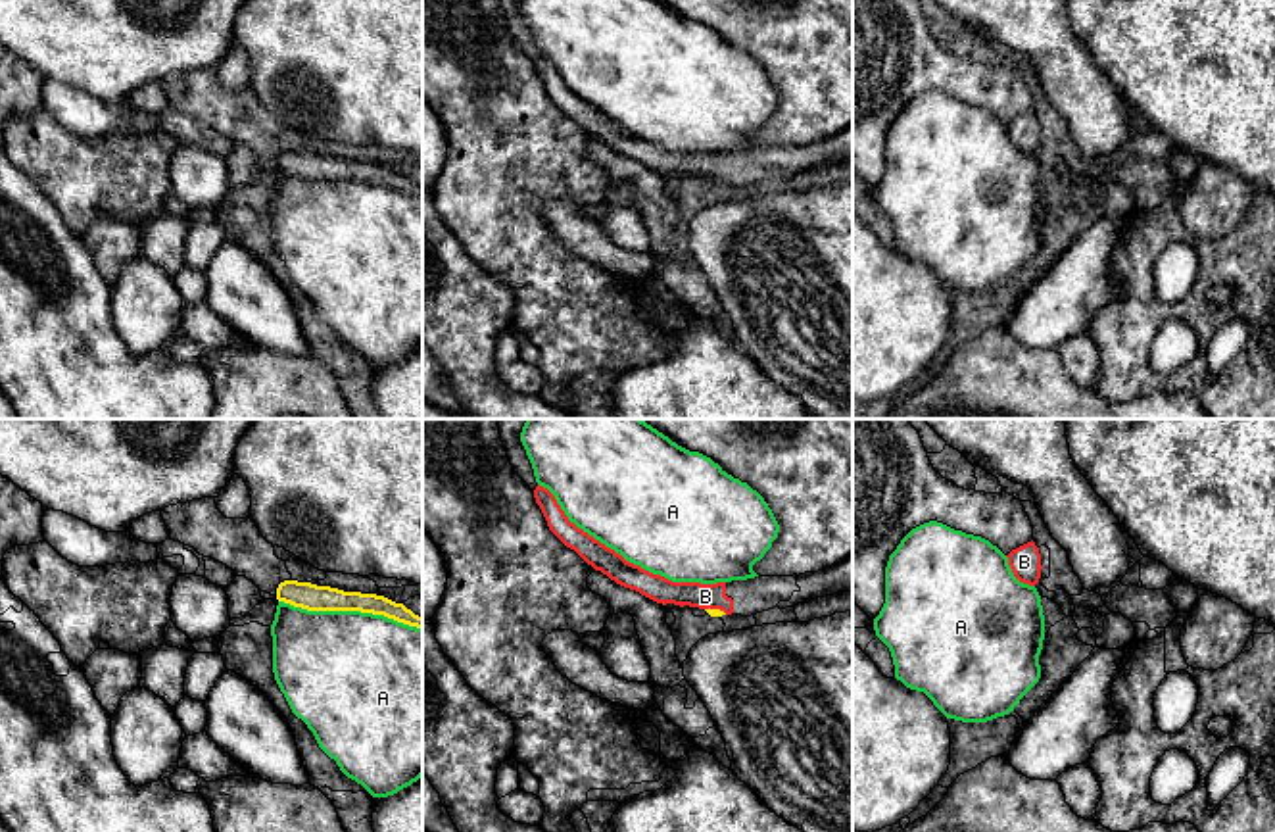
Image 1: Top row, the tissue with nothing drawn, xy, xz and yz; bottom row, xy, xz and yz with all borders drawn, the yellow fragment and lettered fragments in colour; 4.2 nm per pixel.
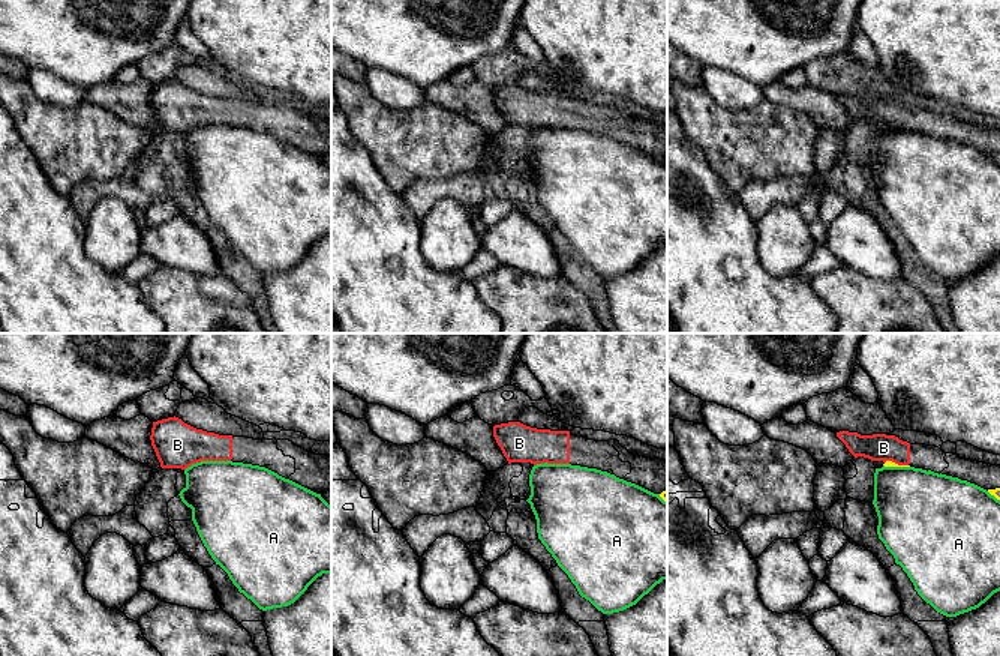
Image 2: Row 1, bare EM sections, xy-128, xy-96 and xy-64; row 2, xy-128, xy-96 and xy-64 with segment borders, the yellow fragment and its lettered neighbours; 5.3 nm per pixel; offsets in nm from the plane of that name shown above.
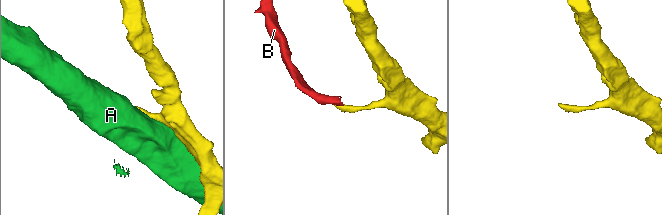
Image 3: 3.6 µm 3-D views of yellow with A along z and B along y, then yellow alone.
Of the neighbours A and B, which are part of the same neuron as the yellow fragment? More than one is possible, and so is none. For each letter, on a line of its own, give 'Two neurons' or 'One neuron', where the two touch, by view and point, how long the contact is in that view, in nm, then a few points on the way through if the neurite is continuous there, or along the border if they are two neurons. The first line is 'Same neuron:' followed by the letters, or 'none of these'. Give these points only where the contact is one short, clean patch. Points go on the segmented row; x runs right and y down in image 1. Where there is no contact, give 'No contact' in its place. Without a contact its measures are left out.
Same neuron: none of these
A: Two neurons. Touches yellow at xy (350, 610). Shared border 600 nm
B: Two neurons. Touches yellow at xz (717, 610). Shared border 100 nm. Boundary: xz (705, 608), (717, 608), (726, 613)

